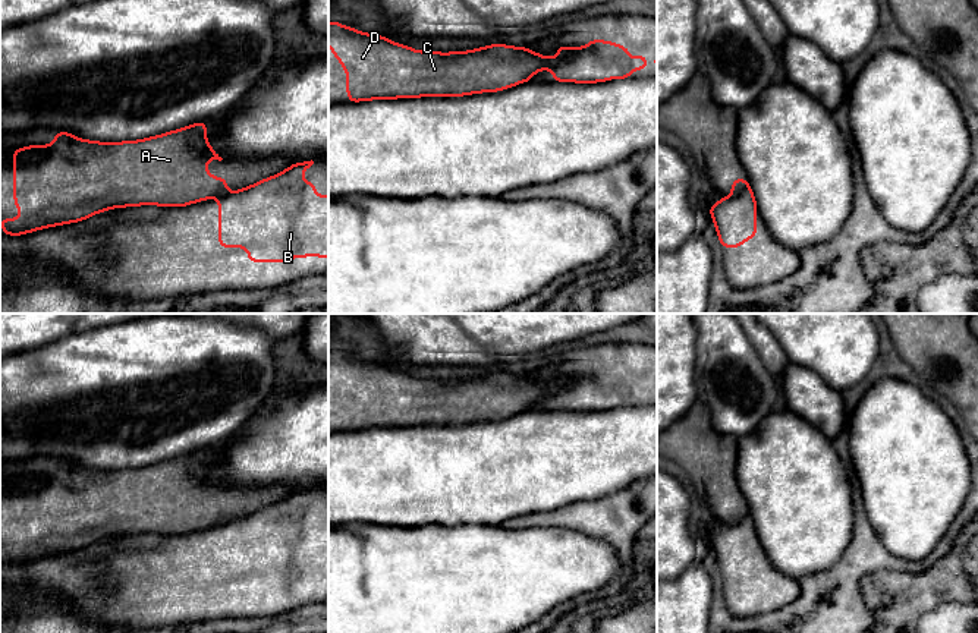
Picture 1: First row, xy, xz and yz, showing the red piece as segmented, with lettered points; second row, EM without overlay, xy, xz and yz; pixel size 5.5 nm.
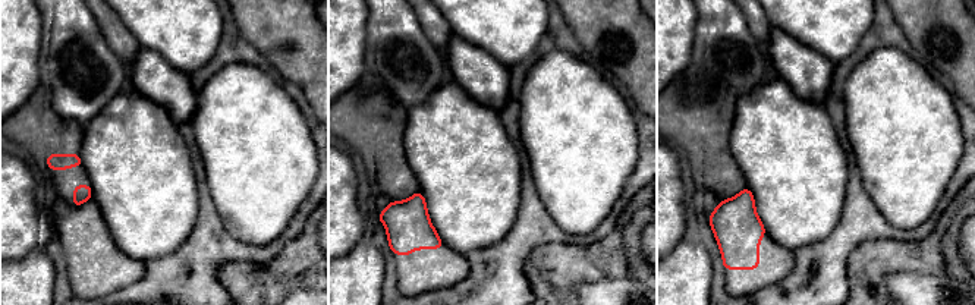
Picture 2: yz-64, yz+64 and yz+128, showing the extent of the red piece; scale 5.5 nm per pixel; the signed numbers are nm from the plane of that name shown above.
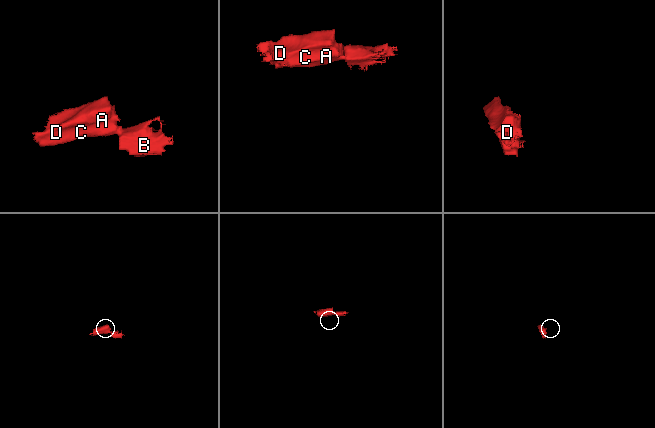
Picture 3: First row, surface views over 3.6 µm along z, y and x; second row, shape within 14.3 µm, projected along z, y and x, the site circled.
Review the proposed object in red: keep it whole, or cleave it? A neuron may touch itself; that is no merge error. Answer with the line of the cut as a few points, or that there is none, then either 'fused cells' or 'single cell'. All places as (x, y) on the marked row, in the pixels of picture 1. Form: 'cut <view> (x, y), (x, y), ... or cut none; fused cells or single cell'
cut yz (748, 183), (732, 195); fused cells

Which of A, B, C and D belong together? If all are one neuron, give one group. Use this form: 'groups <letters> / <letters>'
groups A C D / B

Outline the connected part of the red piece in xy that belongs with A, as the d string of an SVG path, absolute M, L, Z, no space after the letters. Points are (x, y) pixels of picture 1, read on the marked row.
M207 122L170 130L139 141L97 142L79 139L59 130L51 145L29 145L13 149L13 198L21 211L19 218L0 218L4 230L0 234L21 236L45 227L70 224L89 218L110 208L138 205L185 207L227 193L227 179L214 177L205 167L210 160L223 158L207 144Z

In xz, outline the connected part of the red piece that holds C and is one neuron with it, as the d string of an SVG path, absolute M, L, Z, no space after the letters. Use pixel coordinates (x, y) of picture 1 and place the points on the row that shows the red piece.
M334 21L328 22L328 45L349 76L345 84L349 103L496 92L529 82L537 72L554 64L550 54L543 57L526 47L504 44L469 51L418 51L383 35L361 32Z

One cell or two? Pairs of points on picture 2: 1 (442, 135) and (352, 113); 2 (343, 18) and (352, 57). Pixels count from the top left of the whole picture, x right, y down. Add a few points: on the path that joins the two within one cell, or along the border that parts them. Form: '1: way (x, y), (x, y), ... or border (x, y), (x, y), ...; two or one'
1: border (408, 110), (403, 134), (403, 154), (406, 160); two
2: way (343, 28), (343, 47); one

